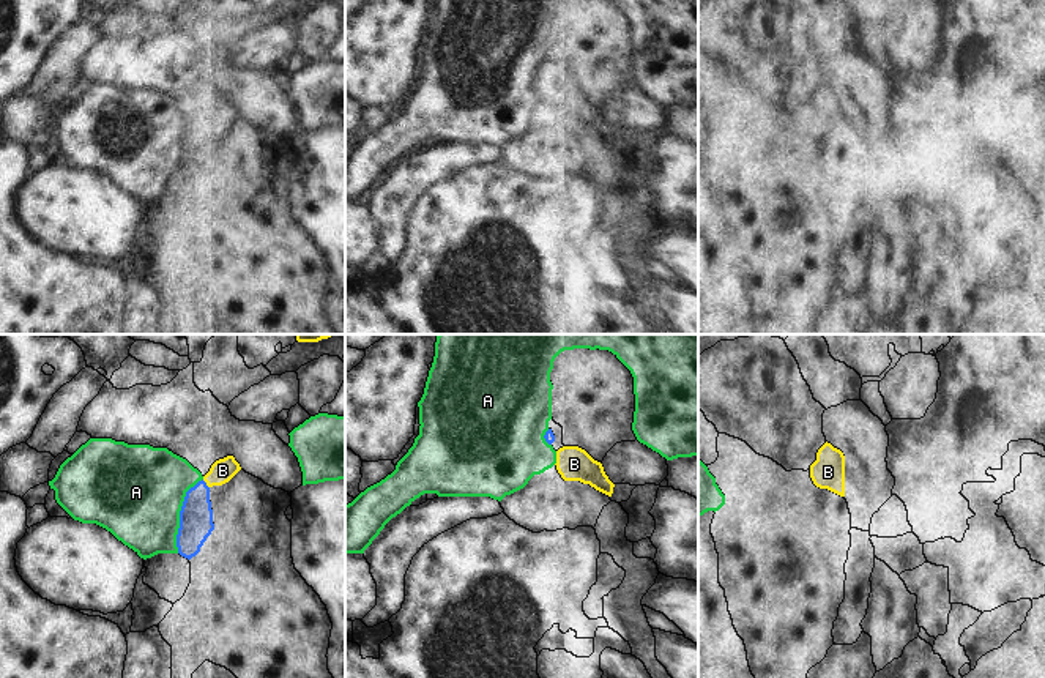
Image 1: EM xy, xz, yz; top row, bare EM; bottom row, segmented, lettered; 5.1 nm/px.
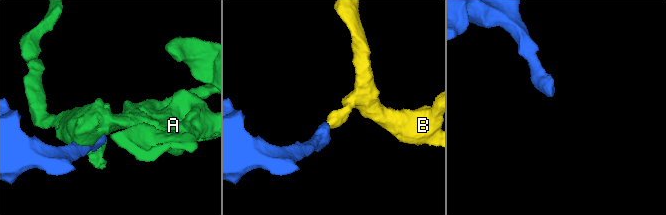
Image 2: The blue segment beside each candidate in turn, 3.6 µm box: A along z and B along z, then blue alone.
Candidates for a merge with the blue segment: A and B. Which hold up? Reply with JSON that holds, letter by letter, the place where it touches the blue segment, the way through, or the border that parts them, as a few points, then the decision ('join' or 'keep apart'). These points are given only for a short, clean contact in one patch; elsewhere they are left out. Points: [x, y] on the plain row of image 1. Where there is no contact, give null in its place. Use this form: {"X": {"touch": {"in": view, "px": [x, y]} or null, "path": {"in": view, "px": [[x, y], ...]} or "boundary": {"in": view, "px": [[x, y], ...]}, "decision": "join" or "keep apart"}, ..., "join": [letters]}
{"A": {"touch": {"in": "xy", "px": [180, 161]}, "decision": "keep apart"}, "B": {"touch": {"in": "xy", "px": [205, 131]}, "path": {"in": "xy", "px": [[196, 164], [197, 144], [205, 131], [223, 117]]}, "decision": "join"}, "join": ["B"]}

